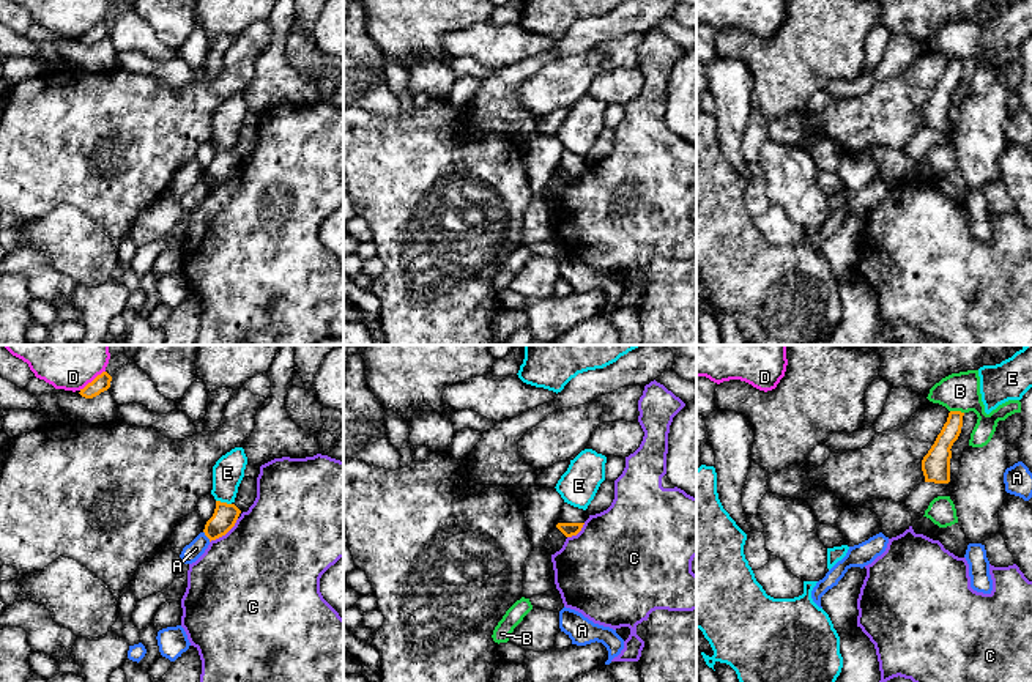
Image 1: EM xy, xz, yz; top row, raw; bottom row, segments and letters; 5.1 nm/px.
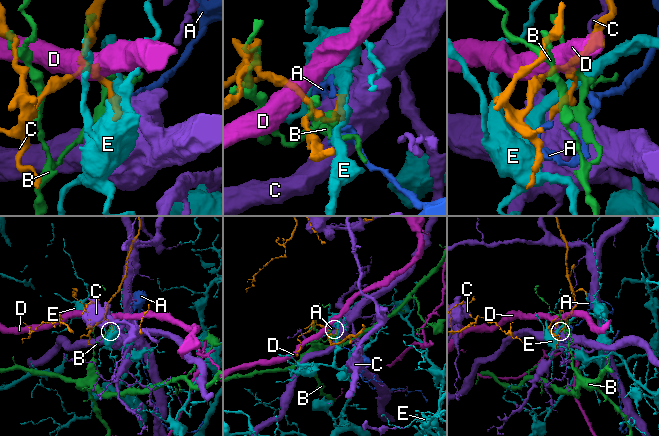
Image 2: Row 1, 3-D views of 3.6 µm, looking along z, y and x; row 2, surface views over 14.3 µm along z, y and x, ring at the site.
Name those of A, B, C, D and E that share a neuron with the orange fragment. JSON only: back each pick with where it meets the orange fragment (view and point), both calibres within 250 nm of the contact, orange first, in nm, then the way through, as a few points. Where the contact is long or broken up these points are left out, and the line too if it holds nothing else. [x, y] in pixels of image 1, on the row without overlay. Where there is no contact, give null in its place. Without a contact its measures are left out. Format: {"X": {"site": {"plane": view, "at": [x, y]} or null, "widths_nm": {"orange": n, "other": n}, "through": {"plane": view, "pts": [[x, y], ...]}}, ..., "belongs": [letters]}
{"belongs": []}

